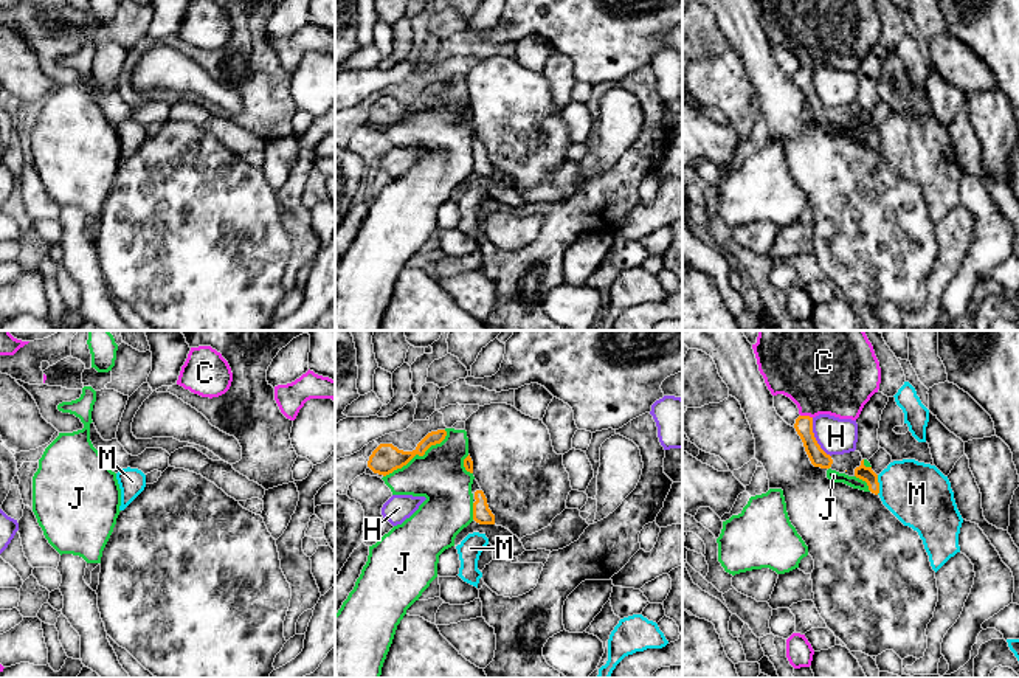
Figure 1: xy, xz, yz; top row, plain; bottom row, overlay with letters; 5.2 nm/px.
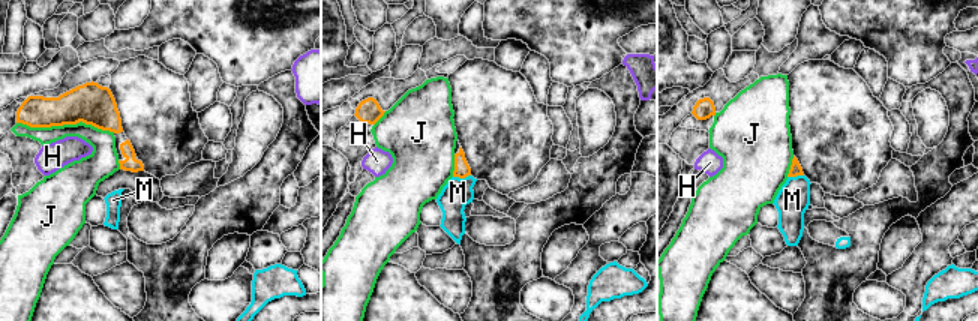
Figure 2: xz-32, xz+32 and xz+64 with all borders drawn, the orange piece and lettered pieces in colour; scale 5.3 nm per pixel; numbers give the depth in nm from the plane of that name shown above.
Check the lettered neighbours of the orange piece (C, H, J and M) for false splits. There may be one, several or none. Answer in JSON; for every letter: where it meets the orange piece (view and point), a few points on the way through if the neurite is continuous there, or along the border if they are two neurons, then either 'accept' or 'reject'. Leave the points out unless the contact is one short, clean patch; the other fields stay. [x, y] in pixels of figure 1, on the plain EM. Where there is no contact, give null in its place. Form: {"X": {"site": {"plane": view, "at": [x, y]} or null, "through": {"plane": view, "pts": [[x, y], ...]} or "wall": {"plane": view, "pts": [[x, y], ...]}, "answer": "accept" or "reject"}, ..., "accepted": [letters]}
{"C": {"site": {"plane": "yz", "at": [807, 69]}, "answer": "reject"}, "H": {"site": {"plane": "yz", "at": [815, 90]}, "answer": "reject"}, "J": {"site": {"plane": "xz", "at": [416, 106]}, "answer": "reject"}, "M": {"site": {"plane": "yz", "at": [878, 137]}, "wall": {"plane": "yz", "pts": [[877, 127], [878, 146]]}, "answer": "reject"}, "accepted": []}

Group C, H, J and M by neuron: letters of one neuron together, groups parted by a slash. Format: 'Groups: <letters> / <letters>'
Groups: C / H / J / M

